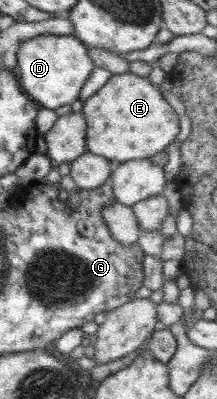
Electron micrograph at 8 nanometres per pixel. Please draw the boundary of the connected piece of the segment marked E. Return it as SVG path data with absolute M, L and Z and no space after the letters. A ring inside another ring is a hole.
M132 72L112 74L110 80L96 94L89 97L83 105L86 122L85 142L87 151L109 159L113 164L128 160L149 159L156 153L167 149L180 131L179 117L164 94L154 87L148 78Z

